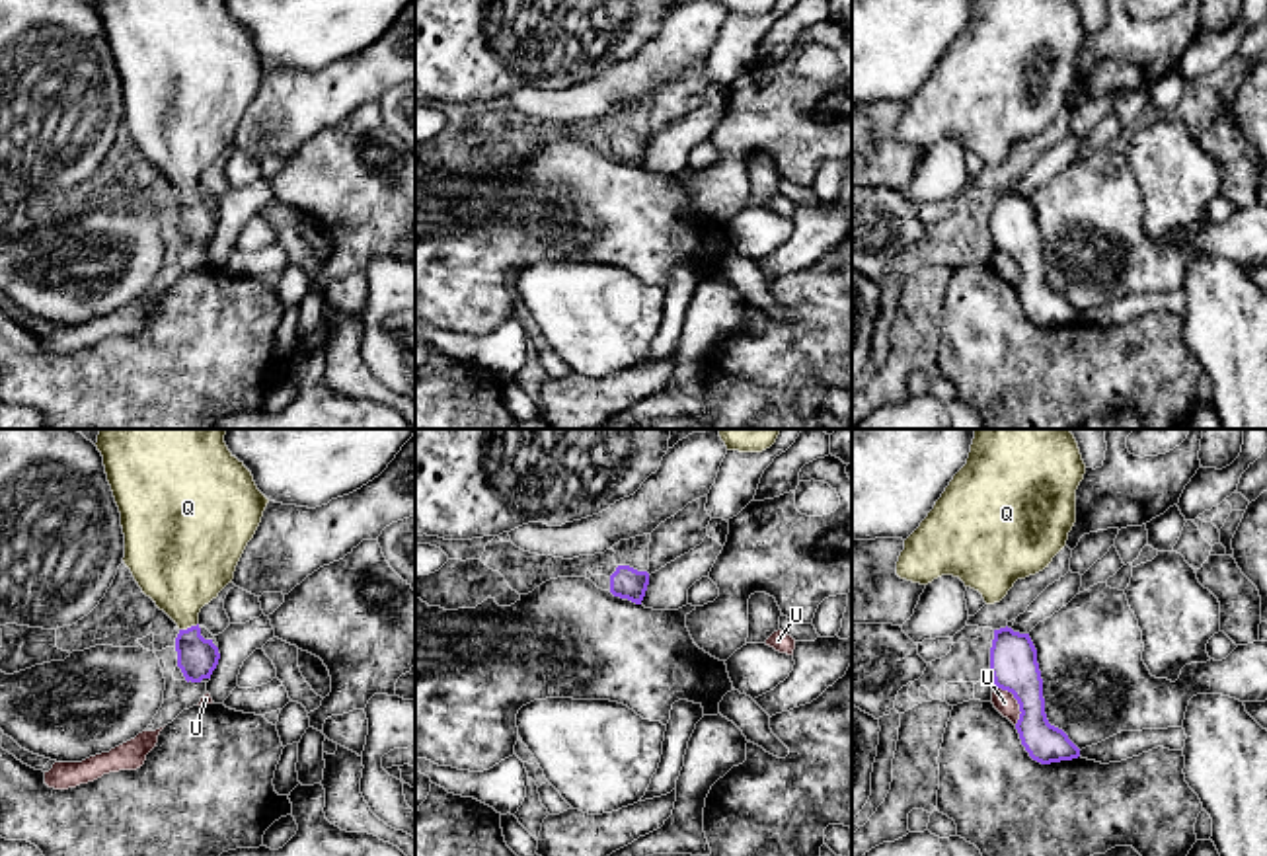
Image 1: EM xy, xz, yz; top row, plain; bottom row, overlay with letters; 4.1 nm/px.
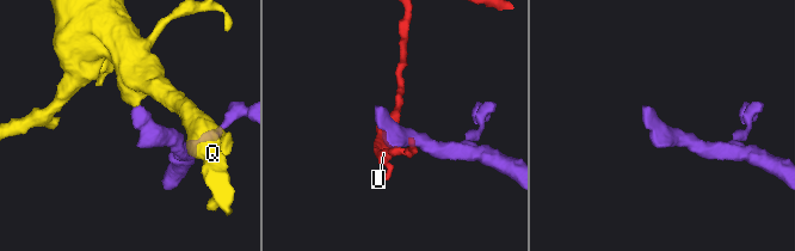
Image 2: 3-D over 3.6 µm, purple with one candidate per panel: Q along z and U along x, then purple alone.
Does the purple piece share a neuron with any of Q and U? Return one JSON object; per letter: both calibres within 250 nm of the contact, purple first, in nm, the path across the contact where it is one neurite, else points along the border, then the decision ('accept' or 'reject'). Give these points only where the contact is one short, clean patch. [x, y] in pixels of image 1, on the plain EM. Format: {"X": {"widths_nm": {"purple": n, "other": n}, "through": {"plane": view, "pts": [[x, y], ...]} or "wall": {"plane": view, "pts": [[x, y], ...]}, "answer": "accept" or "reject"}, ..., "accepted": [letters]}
{"Q": {"widths_nm": {"purple": 170, "other": 360}, "through": {"plane": "xy", "pts": [[197, 221], [190, 207], [188, 192], [182, 168], [182, 131]]}, "answer": "accept"}, "U": {"widths_nm": {"purple": 200, "other": 90}, "answer": "reject"}, "accepted": ["Q"]}

